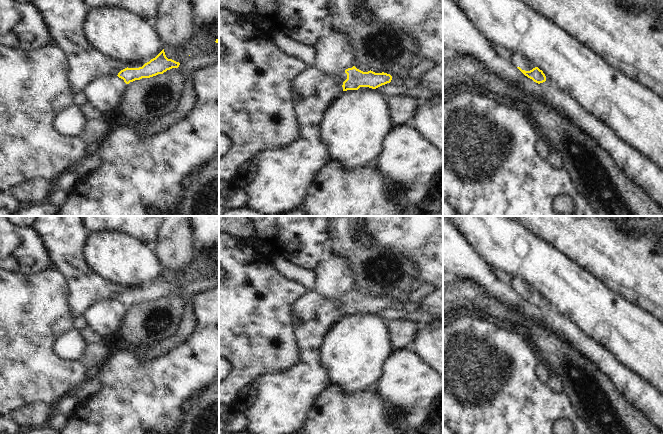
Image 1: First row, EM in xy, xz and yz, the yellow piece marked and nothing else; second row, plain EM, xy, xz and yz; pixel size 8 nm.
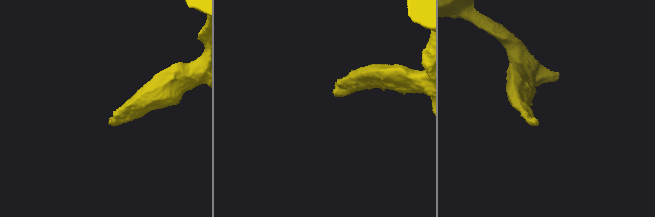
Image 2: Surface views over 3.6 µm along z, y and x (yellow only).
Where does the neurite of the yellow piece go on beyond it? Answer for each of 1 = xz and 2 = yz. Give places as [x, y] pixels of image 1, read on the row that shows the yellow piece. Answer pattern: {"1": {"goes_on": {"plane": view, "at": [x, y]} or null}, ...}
{"1": {"goes_on": {"plane": "xz", "at": [276, 180]}}, "2": {"goes_on": {"plane": "yz", "at": [518, 60]}}}

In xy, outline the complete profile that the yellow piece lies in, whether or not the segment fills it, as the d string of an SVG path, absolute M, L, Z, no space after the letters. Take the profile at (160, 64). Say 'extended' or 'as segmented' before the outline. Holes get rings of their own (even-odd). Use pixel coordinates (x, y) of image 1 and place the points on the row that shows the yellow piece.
extended; M33 0L33 4L42 15L53 44L67 57L67 77L74 93L83 92L92 81L107 75L118 76L129 84L163 74L180 65L179 62L168 59L164 49L139 68L128 68L124 62L112 60L95 50L83 32L89 12L83 0Z

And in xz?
extended; M315 65L307 67L299 73L291 84L293 98L294 117L297 126L297 138L280 148L264 149L253 155L247 162L243 163L235 175L235 187L241 188L247 194L247 207L259 211L265 216L274 216L302 206L305 201L308 188L315 175L323 168L329 160L329 152L326 145L322 142L320 136L320 122L329 105L343 91L358 90L360 87L369 87L376 89L382 85L390 83L392 76L387 73L375 73L373 71L363 72L355 66L348 68L336 74L328 74Z

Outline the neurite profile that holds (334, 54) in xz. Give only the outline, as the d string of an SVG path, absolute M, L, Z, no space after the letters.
M328 26L315 48L315 66L328 74L336 74L355 65L352 47L347 37Z

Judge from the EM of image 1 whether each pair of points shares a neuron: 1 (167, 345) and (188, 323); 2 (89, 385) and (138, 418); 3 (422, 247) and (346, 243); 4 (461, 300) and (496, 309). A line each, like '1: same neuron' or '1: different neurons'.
1: same neuron
2: different neurons
3: different neurons
4: same neuron

